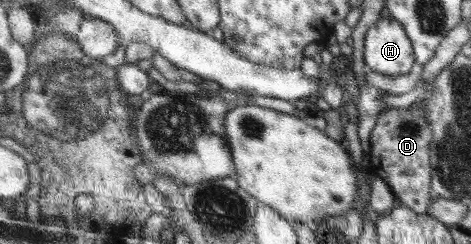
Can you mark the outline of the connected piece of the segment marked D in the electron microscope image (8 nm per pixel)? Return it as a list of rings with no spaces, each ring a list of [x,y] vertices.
[[[428,89],[424,97],[408,108],[381,111],[372,129],[370,140],[369,175],[377,175],[385,180],[396,196],[397,205],[413,208],[415,212],[426,214],[433,203],[431,191],[432,168],[429,162],[429,145],[433,133],[425,118],[425,101],[431,98],[433,91]]]

